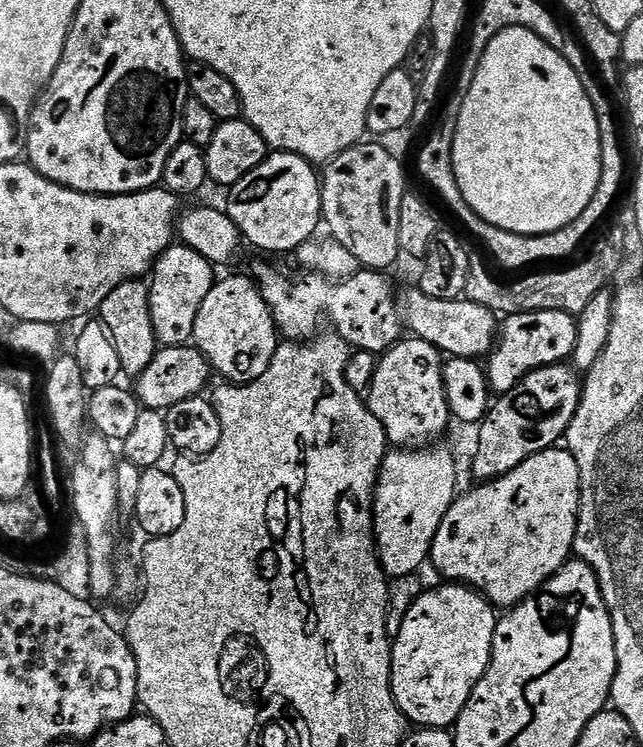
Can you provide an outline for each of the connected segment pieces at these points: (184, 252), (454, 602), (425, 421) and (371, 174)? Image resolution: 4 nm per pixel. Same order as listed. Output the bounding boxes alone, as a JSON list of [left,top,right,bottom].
[[148,242,218,348],[392,582,498,729],[366,338,450,448],[320,142,406,270]]

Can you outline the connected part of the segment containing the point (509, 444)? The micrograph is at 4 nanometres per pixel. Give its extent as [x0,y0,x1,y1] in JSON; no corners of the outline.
[473,363,583,482]

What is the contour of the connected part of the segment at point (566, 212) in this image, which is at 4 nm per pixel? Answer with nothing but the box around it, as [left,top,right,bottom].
[454,28,602,234]

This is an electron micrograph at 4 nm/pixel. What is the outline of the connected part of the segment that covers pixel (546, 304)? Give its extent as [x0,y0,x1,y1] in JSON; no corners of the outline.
[464,247,621,317]

